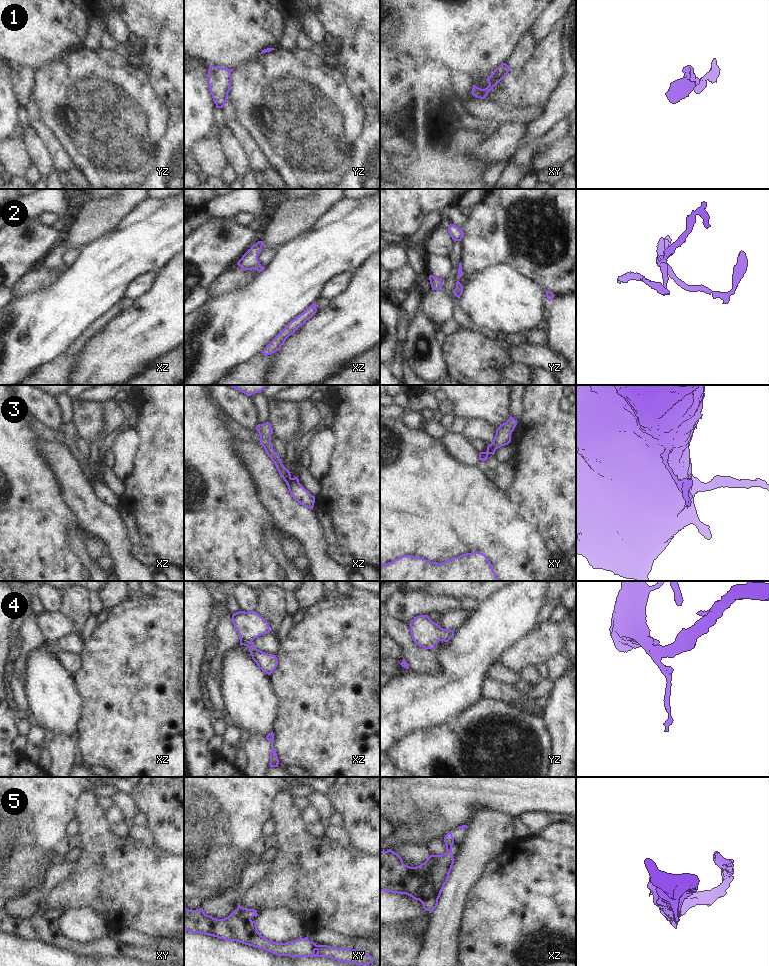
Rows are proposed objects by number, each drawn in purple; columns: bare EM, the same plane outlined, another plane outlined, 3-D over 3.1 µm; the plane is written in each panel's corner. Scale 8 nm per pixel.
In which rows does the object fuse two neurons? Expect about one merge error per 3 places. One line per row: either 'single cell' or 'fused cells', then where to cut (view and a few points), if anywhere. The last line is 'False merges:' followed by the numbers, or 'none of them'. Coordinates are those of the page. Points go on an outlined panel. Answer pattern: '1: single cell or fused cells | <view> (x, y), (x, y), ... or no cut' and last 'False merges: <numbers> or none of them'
1: single cell | no cut
2: single cell | no cut
3: fused cells | xy (486, 451), (488, 454)
4: single cell | no cut
5: single cell | no cut
False merges: 3

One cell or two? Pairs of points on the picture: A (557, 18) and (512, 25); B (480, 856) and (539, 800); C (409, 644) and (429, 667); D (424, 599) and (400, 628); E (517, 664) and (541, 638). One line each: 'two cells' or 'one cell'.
A: two cells
B: two cells
C: one cell
D: two cells
E: one cell

